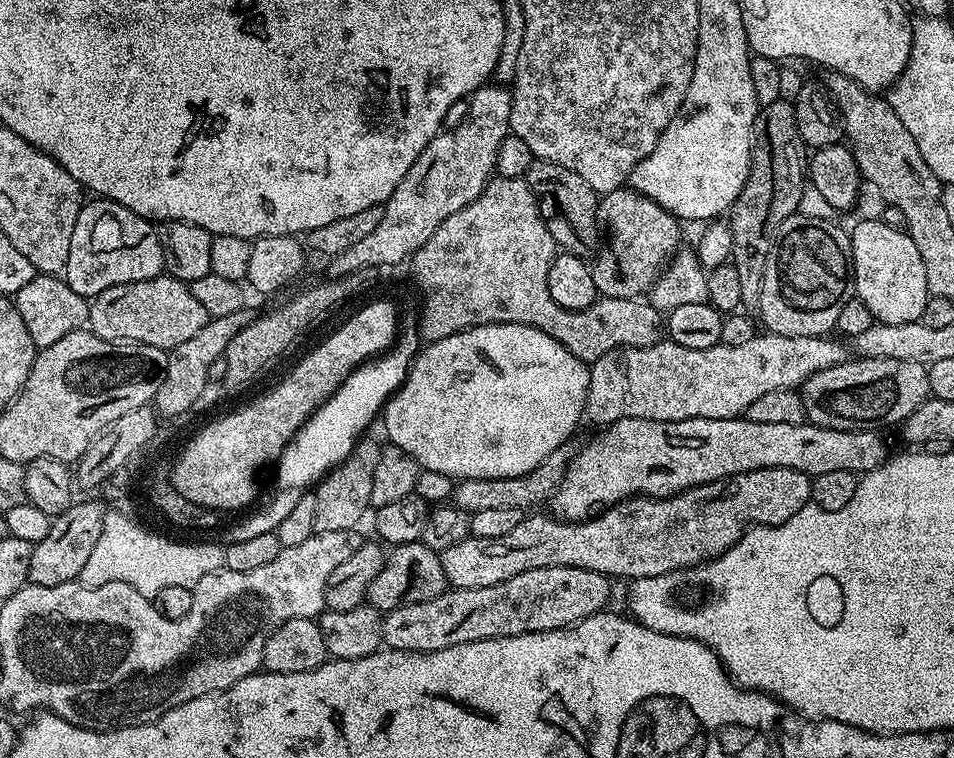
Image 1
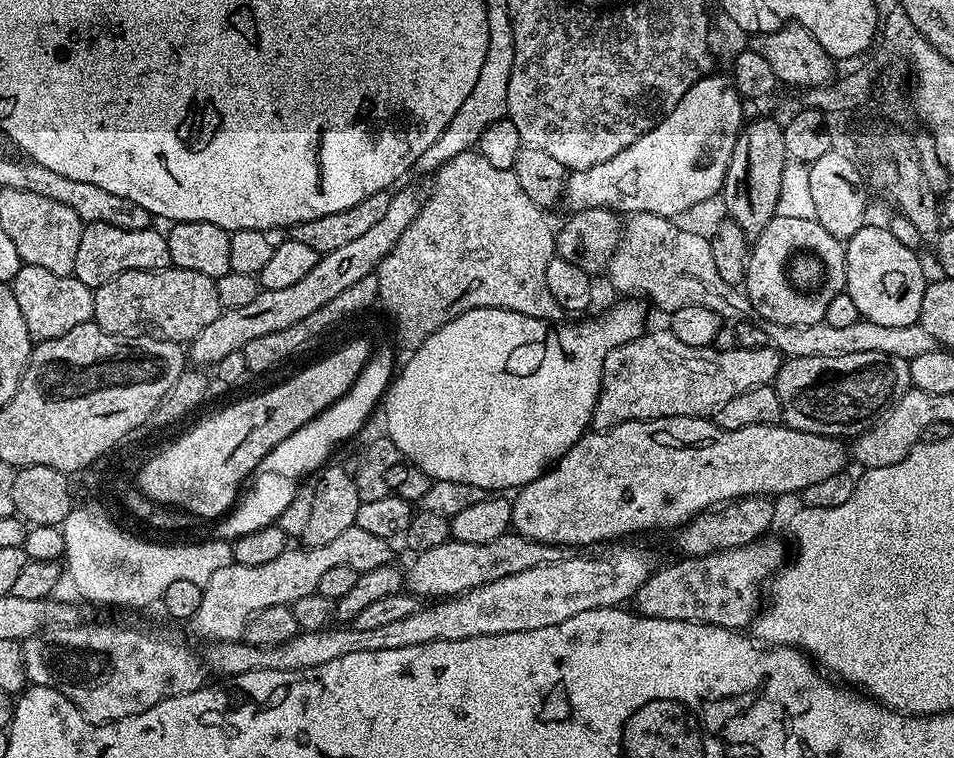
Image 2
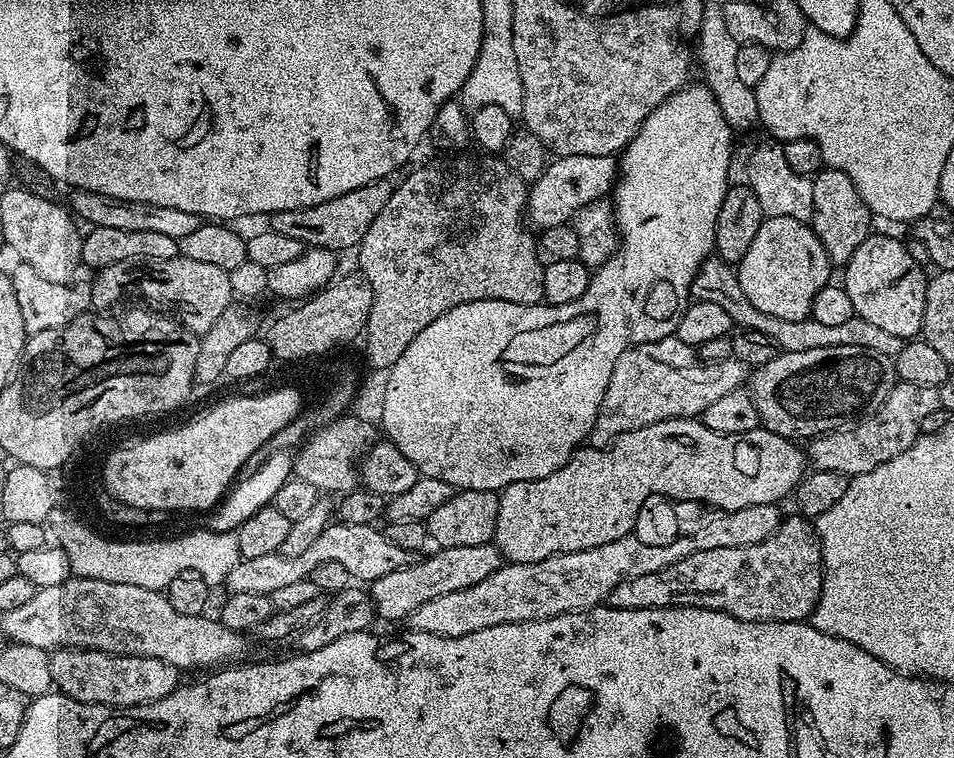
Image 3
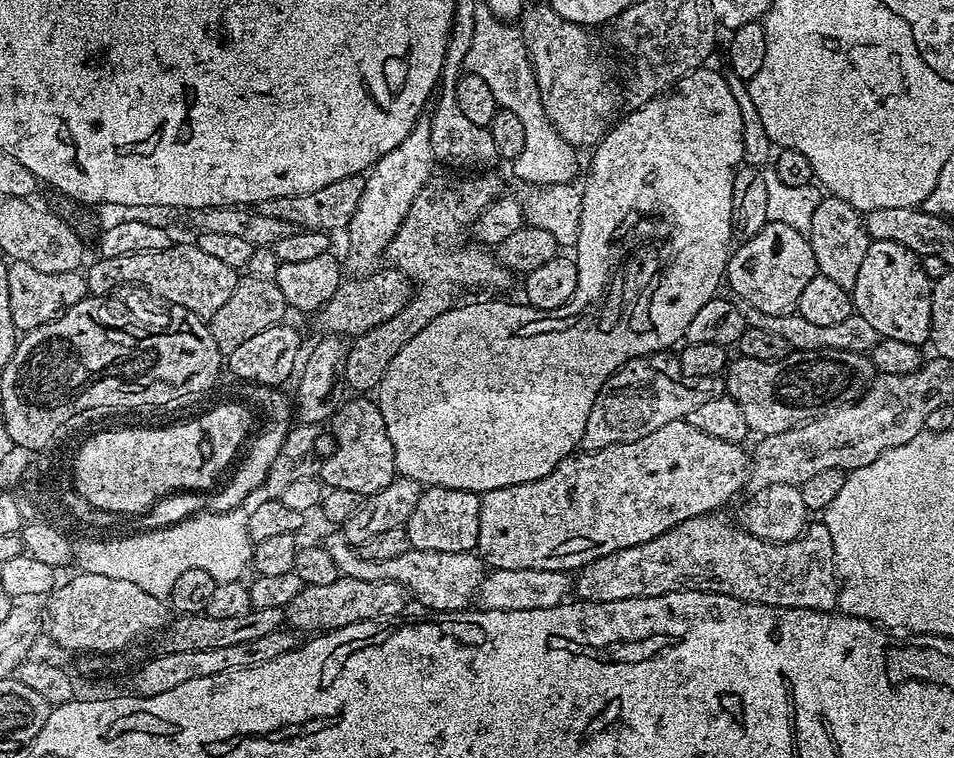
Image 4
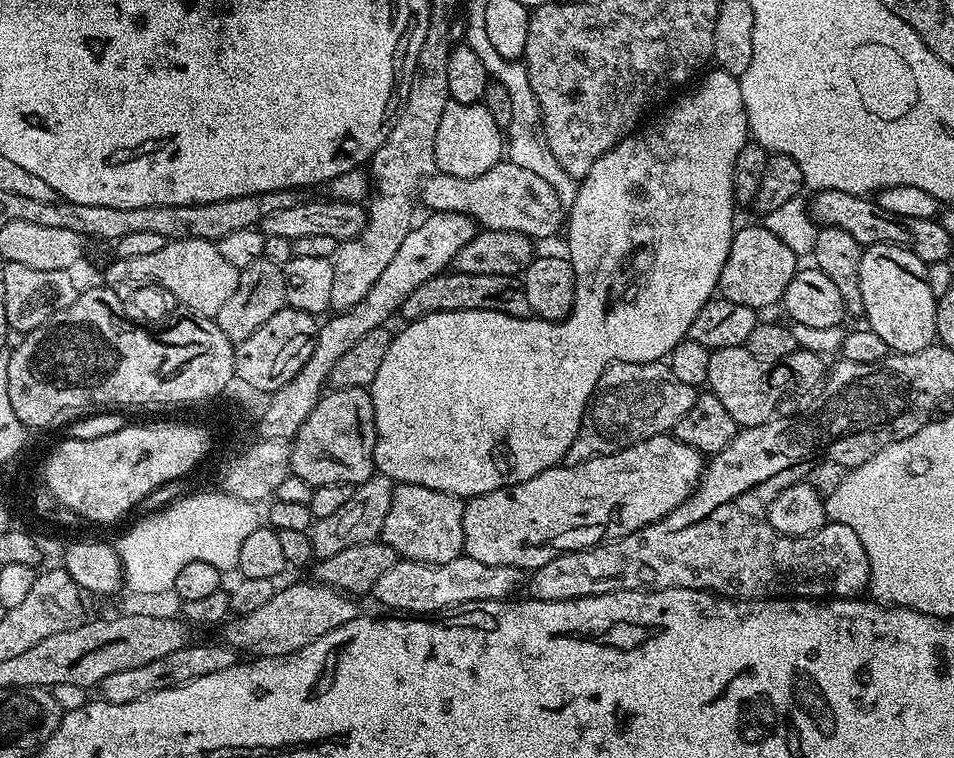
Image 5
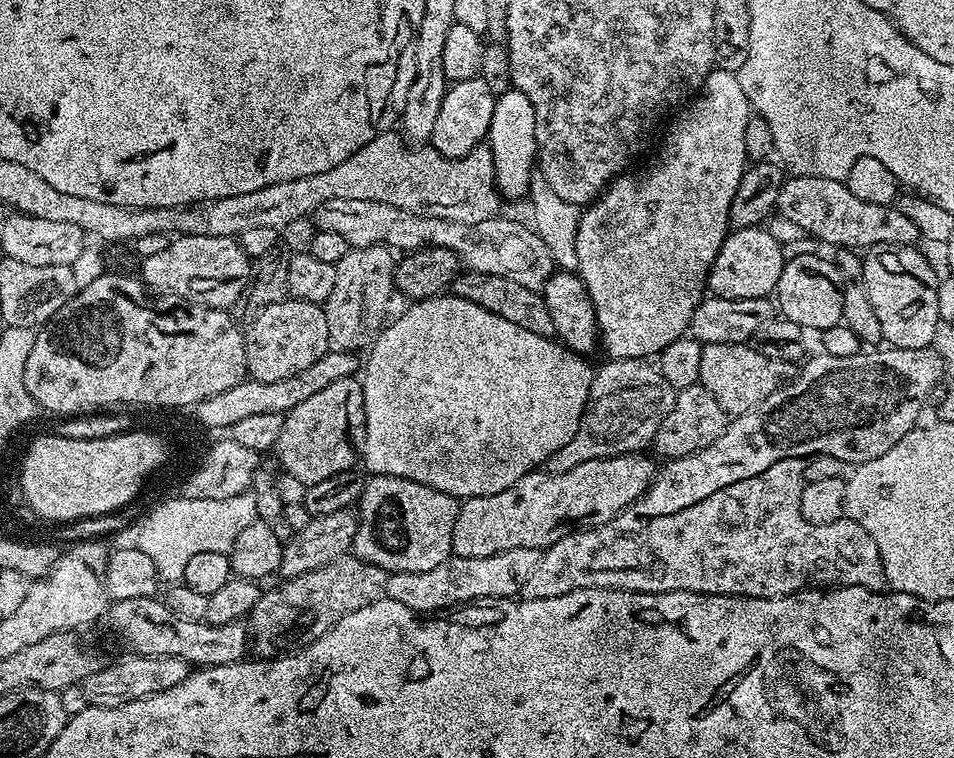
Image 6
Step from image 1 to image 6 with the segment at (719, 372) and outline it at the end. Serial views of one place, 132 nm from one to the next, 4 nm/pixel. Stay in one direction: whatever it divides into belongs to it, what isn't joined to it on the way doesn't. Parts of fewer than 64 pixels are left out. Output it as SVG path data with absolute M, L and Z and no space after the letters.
M609 359L607 363L595 369L574 438L548 459L547 471L565 472L582 466L582 462L640 454L651 445L658 422L670 410L674 389L664 380L659 367L651 368L651 363L644 360Z

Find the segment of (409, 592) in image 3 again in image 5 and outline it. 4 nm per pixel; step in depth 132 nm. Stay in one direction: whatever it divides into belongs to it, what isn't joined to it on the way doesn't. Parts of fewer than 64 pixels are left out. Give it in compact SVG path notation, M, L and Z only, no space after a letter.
M288 584L281 587L259 610L236 616L223 625L223 639L237 653L252 658L261 656L285 656L300 652L310 642L322 638L331 628L342 626L358 615L358 608L351 595L332 588L329 584Z

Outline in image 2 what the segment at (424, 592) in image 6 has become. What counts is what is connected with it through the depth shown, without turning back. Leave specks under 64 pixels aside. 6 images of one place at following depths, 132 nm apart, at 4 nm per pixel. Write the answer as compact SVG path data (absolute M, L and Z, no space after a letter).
M353 526L334 538L334 542L326 542L326 546L292 546L263 566L242 566L235 562L222 566L222 570L210 574L208 581L202 585L202 606L198 606L192 617L191 627L196 627L197 634L205 636L208 642L239 640L243 637L246 622L250 622L258 610L283 604L291 606L298 598L306 598L306 594L316 591L318 581L326 570L330 570L330 566L350 566L357 574L378 570L378 566L393 563L392 547L389 541Z

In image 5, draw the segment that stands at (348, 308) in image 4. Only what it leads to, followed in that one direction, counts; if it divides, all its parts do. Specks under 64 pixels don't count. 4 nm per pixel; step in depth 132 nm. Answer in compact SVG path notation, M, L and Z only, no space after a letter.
M449 270L439 272L434 278L422 282L414 294L406 298L399 315L405 321L421 320L423 316L439 312L461 312L462 310L494 310L511 316L532 316L530 302L526 302L523 287L513 277L498 274L466 274Z

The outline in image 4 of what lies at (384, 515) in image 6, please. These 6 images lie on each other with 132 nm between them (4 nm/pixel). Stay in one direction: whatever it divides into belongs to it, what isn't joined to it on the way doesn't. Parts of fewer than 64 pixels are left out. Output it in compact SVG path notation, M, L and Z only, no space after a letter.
M425 487L407 522L408 537L418 550L446 550L470 552L478 542L478 510L480 496L466 490Z

